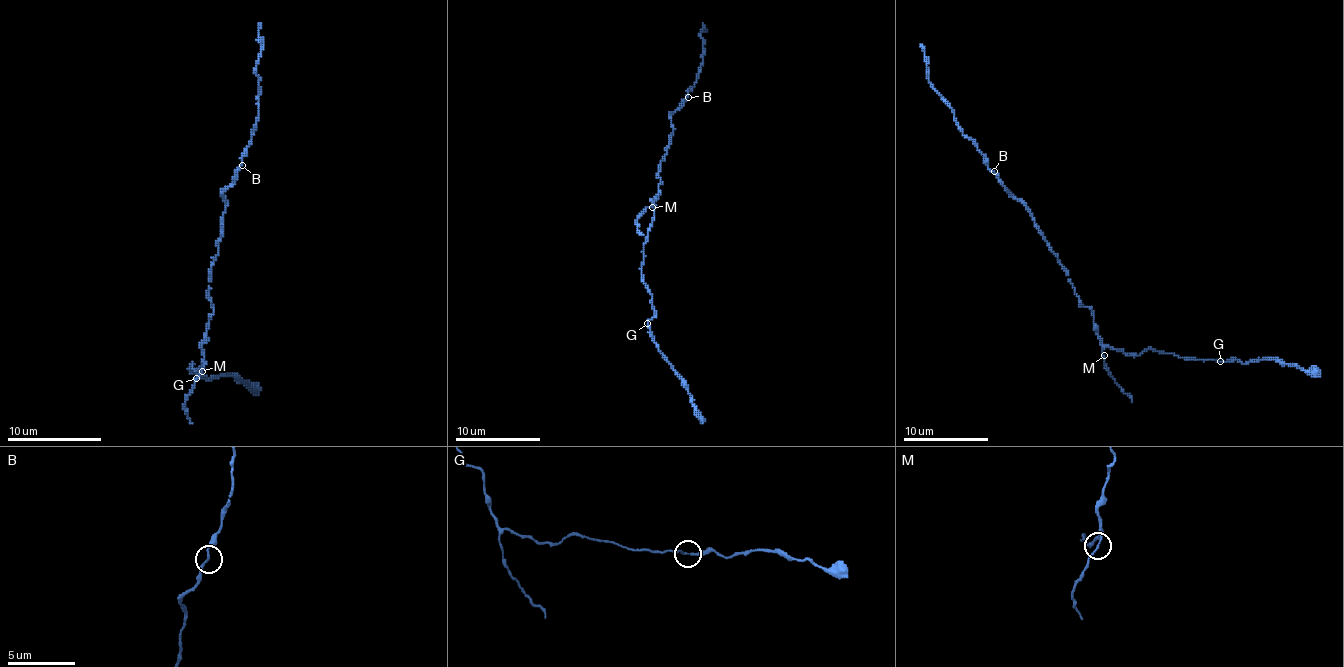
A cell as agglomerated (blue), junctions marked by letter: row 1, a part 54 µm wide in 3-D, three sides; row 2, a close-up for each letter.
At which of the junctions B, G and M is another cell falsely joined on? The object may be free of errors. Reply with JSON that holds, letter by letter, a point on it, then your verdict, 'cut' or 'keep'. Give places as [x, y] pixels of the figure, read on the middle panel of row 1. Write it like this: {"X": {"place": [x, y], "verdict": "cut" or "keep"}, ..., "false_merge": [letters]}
{"B": {"place": [688, 97], "verdict": "keep"}, "G": {"place": [647, 323], "verdict": "keep"}, "M": {"place": [652, 207], "verdict": "keep"}, "false_merge": []}

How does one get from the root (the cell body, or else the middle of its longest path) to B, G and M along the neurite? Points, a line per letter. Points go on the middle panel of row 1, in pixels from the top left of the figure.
B: (663, 182), (658, 178), (658, 165), (667, 154), (673, 133), (671, 116), (688, 97)
G: (663, 182), (652, 201), (654, 216), (643, 245), (641, 277), (652, 296), (654, 311), (648, 324)
M: (663, 182), (652, 207)

